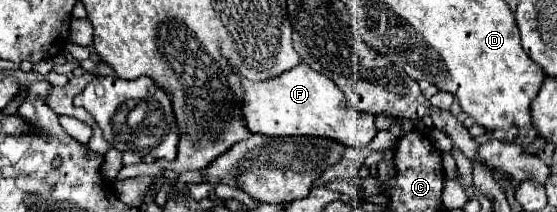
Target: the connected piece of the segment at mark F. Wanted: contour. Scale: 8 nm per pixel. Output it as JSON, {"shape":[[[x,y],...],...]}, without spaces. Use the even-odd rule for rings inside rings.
{"shape":[[[299,63],[297,67],[265,81],[241,81],[243,87],[243,121],[251,133],[269,137],[277,135],[313,135],[331,137],[349,147],[365,147],[377,133],[375,115],[355,111],[343,91],[323,73]]]}

